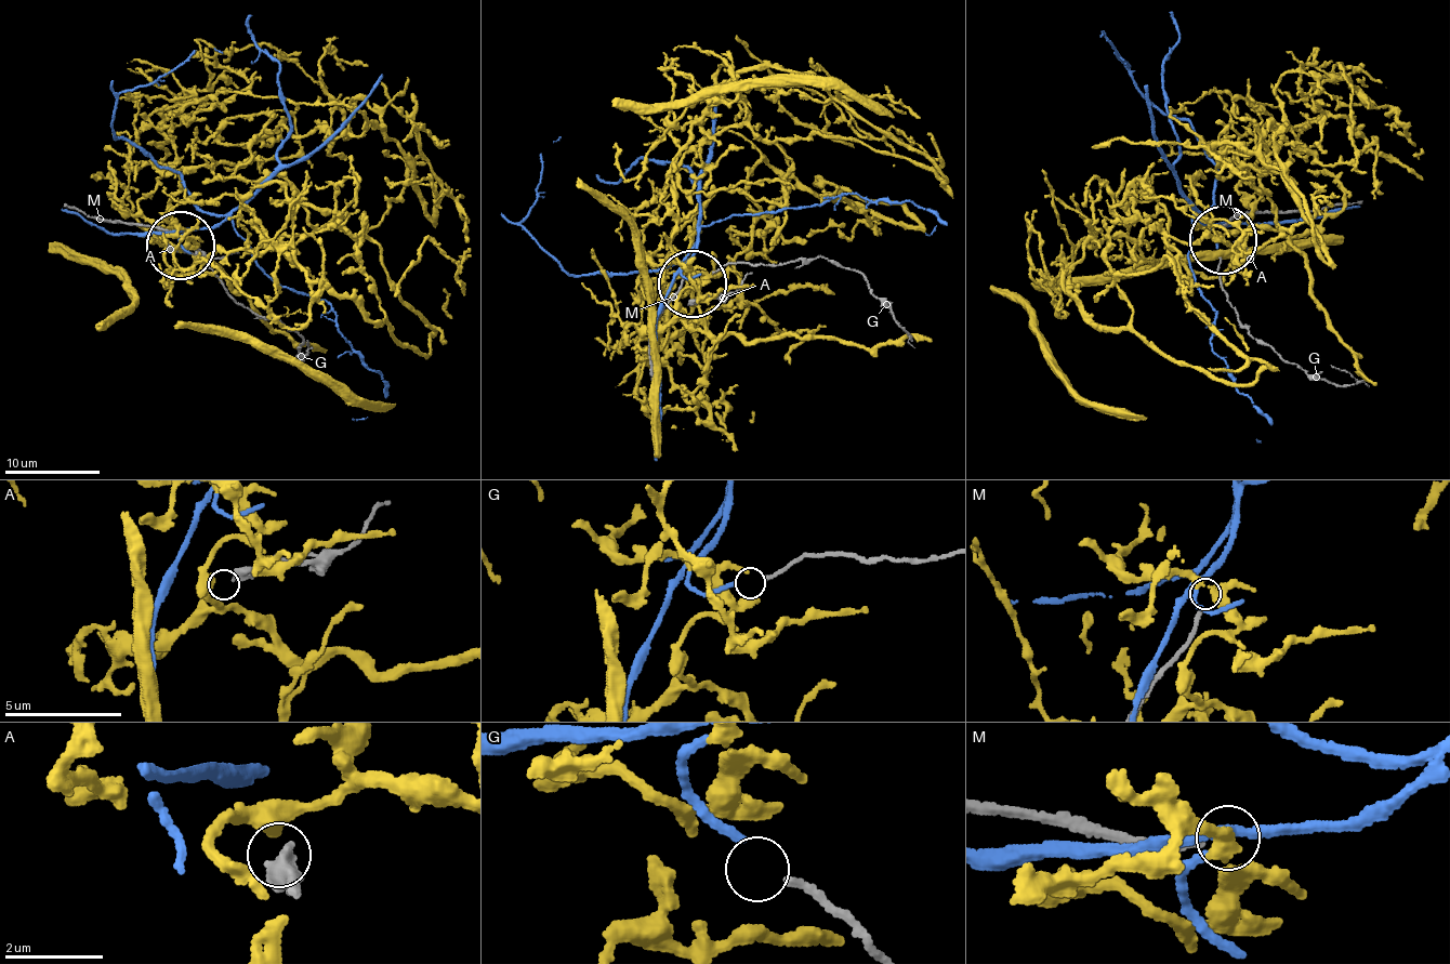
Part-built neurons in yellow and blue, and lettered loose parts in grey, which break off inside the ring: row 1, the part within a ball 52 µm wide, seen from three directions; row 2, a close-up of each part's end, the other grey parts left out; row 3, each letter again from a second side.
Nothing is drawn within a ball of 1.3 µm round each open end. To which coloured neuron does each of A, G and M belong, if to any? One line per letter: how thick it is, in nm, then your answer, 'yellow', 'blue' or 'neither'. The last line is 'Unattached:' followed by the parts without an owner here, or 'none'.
A: 420 nm thick; neither
G: 150 nm thick; blue
M: 170 nm thick; neither
Unattached: A, M

